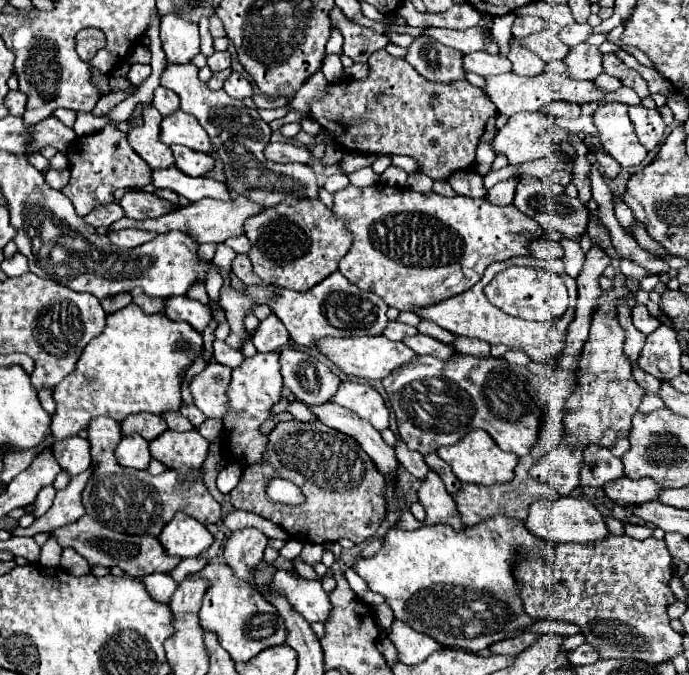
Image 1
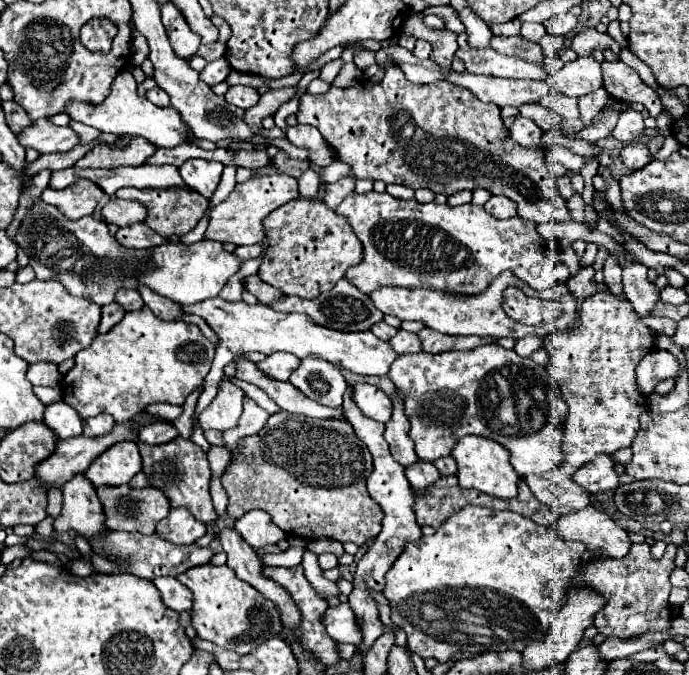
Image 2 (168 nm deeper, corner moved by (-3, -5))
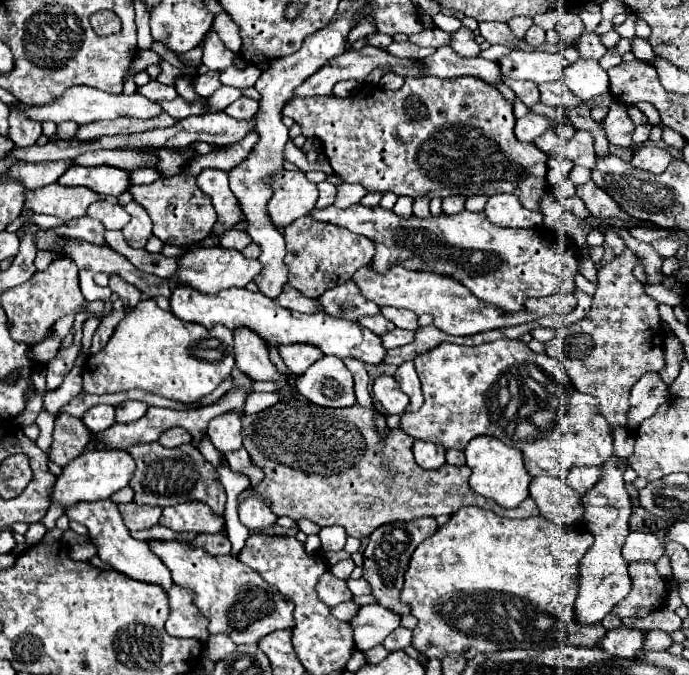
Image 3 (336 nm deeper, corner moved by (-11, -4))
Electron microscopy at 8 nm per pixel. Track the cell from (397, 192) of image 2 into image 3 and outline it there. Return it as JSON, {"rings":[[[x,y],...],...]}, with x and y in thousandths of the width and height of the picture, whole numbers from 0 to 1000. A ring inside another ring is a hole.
{"rings":[[[581,290],[569,311],[581,321],[594,321],[598,319],[599,299],[601,296],[597,292]]]}

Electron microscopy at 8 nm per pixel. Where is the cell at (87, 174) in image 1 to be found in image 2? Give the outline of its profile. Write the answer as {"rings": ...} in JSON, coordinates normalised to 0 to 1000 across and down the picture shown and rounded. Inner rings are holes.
{"rings":[[[118,264],[106,276],[91,279],[91,281],[65,279],[62,287],[60,287],[60,296],[80,305],[100,326],[115,326],[126,317],[135,317],[141,299],[149,290],[152,287],[147,284],[147,279],[141,273],[132,273],[129,267]]]}

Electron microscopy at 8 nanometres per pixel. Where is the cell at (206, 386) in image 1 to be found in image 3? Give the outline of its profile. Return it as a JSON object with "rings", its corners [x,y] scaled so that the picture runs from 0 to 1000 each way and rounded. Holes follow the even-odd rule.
{"rings":[[[332,609],[332,612],[324,612],[303,624],[300,644],[315,668],[329,671],[329,668],[341,668],[350,662],[350,653],[353,653],[350,621],[353,621],[353,615],[356,615],[353,609]]]}

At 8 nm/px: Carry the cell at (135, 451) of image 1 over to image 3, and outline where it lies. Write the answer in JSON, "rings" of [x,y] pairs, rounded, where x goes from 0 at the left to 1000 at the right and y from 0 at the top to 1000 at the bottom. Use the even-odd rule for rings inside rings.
{"rings":[[[126,665],[120,674],[106,680],[91,692],[91,704],[83,707],[74,739],[89,745],[91,751],[100,751],[112,742],[144,742],[155,739],[173,724],[184,721],[190,713],[190,704],[196,701],[196,680],[190,680],[187,668],[167,665],[167,668],[135,668]]]}

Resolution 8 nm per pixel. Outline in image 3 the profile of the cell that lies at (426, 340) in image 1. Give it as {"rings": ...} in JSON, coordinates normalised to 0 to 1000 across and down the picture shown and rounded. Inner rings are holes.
{"rings":[[[570,487],[559,496],[553,496],[553,505],[556,505],[559,517],[573,517],[573,514],[591,511],[591,508],[597,508],[597,502],[602,502],[602,493],[591,490],[591,487]]]}

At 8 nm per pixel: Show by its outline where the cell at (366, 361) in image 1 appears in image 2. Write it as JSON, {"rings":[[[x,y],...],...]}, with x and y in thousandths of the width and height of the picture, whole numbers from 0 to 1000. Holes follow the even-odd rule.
{"rings":[[[306,441],[280,453],[266,453],[266,462],[271,465],[283,465],[289,471],[295,471],[303,486],[315,495],[318,507],[324,510],[324,516],[315,516],[315,527],[309,533],[309,545],[300,554],[298,563],[298,575],[289,587],[286,596],[286,607],[283,607],[283,634],[277,643],[277,652],[295,664],[295,670],[303,670],[303,655],[295,646],[295,637],[286,628],[286,613],[295,610],[295,604],[300,604],[300,599],[306,599],[306,593],[315,587],[318,572],[324,566],[324,542],[332,539],[341,524],[361,524],[361,521],[382,521],[382,524],[396,524],[396,521],[422,521],[431,530],[469,530],[475,536],[483,536],[492,545],[504,545],[515,554],[530,554],[530,557],[556,557],[565,551],[567,536],[579,527],[570,521],[570,516],[550,504],[547,498],[541,498],[536,489],[530,492],[492,492],[492,489],[480,489],[472,486],[466,480],[457,480],[448,468],[443,465],[431,465],[431,462],[402,462],[393,453],[382,453],[382,450],[358,450],[353,444],[347,447],[329,447],[324,441]]]}

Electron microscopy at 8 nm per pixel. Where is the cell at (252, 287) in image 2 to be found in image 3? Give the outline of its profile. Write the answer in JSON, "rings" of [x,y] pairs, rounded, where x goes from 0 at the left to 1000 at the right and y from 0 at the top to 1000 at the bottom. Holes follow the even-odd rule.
{"rings":[[[417,419],[411,422],[411,431],[399,443],[399,449],[411,452],[414,458],[425,458],[425,461],[437,461],[437,464],[460,464],[463,461],[463,452],[457,449],[457,443],[437,437],[431,428],[425,428]]]}

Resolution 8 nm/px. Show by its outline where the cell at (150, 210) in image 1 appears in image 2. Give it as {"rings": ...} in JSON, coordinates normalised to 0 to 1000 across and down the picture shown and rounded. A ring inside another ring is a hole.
{"rings":[[[164,293],[147,308],[147,326],[155,332],[170,332],[176,338],[176,335],[190,335],[196,329],[208,329],[210,314],[213,311],[202,299]]]}

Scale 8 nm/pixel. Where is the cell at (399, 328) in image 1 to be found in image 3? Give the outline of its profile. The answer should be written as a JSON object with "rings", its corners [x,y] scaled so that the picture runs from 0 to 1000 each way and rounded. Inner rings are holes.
{"rings":[[[556,467],[530,470],[530,473],[521,473],[521,479],[524,479],[527,484],[533,484],[533,487],[538,487],[544,496],[556,496],[556,493],[573,487],[573,481],[570,481],[565,473],[559,473]]]}

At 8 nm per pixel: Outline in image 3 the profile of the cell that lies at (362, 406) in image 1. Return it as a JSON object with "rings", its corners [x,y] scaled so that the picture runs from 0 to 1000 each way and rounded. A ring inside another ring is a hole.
{"rings":[[[553,556],[544,561],[541,585],[553,597],[559,615],[585,612],[591,597],[594,597],[594,588],[579,576],[576,564],[570,559],[562,559],[562,556]]]}

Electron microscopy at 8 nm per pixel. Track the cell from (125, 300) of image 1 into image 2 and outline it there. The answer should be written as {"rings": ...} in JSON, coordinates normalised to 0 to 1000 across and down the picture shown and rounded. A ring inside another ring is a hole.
{"rings":[[[170,447],[149,453],[149,465],[147,465],[147,477],[144,477],[144,495],[152,495],[155,489],[161,489],[179,468],[181,468],[181,462],[179,462],[179,456],[173,456]]]}

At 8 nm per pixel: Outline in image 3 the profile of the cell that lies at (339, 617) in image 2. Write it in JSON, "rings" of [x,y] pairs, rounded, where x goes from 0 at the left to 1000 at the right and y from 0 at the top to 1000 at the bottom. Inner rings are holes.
{"rings":[[[530,896],[521,899],[518,911],[507,920],[512,929],[512,947],[521,964],[541,961],[550,956],[570,932],[579,929],[579,911],[570,905],[562,905],[550,896]]]}

